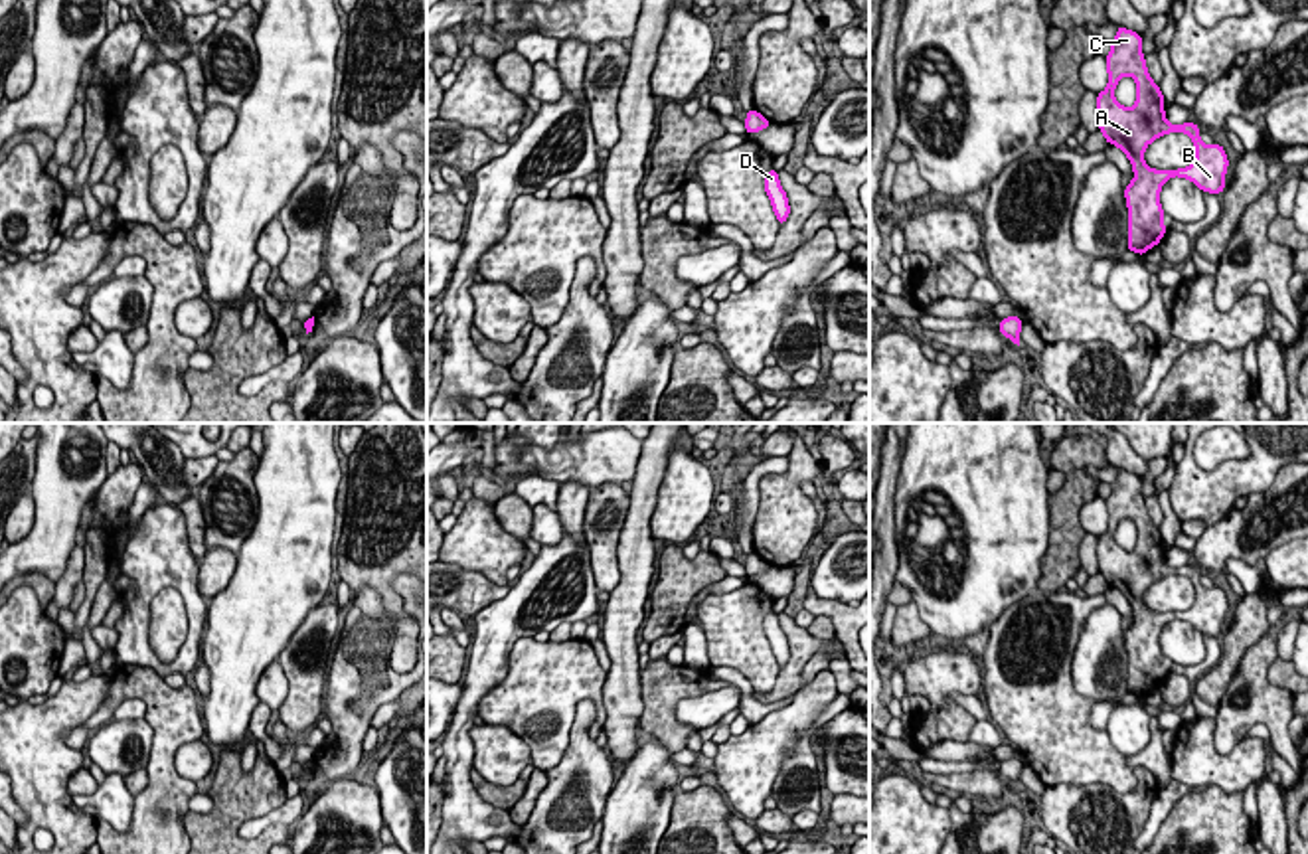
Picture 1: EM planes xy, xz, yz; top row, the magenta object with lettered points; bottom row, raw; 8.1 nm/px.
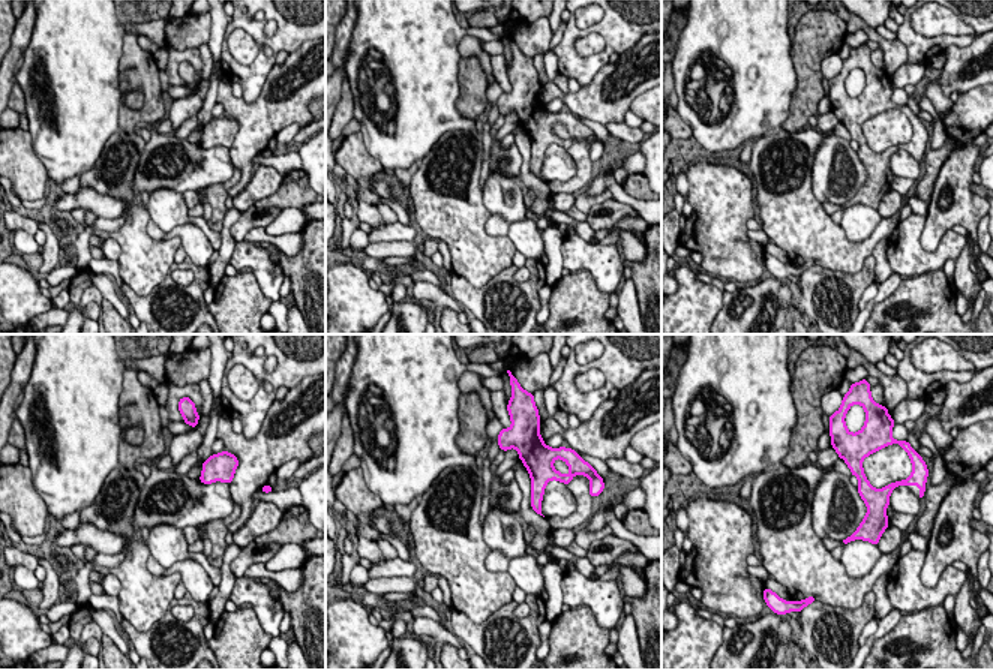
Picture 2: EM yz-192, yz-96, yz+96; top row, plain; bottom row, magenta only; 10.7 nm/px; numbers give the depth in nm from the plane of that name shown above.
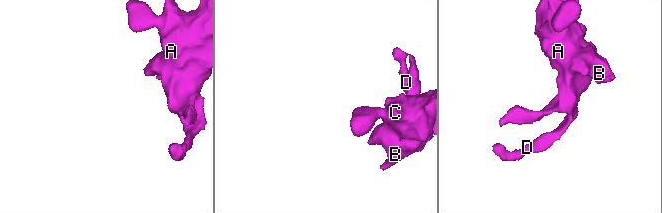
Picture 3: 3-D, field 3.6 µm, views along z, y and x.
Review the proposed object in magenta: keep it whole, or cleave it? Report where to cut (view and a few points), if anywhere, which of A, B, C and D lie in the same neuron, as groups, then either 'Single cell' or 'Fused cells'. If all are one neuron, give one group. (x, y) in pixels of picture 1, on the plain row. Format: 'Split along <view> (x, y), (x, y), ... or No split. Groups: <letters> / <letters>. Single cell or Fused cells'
No split. Groups: A B C D. Single cell

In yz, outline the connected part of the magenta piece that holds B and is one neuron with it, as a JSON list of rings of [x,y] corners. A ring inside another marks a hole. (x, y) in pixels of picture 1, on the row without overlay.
[[[1122,469],[1116,470],[1118,476],[1106,498],[1108,528],[1103,536],[1097,536],[1097,561],[1106,585],[1118,589],[1132,605],[1134,623],[1124,631],[1128,650],[1126,690],[1144,698],[1168,674],[1162,664],[1162,629],[1180,619],[1191,623],[1201,635],[1217,639],[1225,631],[1229,603],[1223,589],[1201,585],[1195,565],[1170,567],[1166,563],[1164,538],[1148,516],[1140,476]],[[1124,518],[1136,524],[1138,540],[1132,552],[1114,542],[1114,530]],[[1168,575],[1185,575],[1193,583],[1195,603],[1191,609],[1154,613],[1144,605],[1146,589]]]

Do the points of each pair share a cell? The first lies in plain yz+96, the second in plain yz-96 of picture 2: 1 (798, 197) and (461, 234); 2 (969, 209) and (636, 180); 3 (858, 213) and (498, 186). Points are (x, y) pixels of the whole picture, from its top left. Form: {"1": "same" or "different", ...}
{"1": "same", "2": "different", "3": "different"}

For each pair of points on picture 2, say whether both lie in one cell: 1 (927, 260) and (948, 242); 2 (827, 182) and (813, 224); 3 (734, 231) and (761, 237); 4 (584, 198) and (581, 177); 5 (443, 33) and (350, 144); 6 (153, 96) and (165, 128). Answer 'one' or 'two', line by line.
1: one
2: two
3: two
4: two
5: two
6: two

